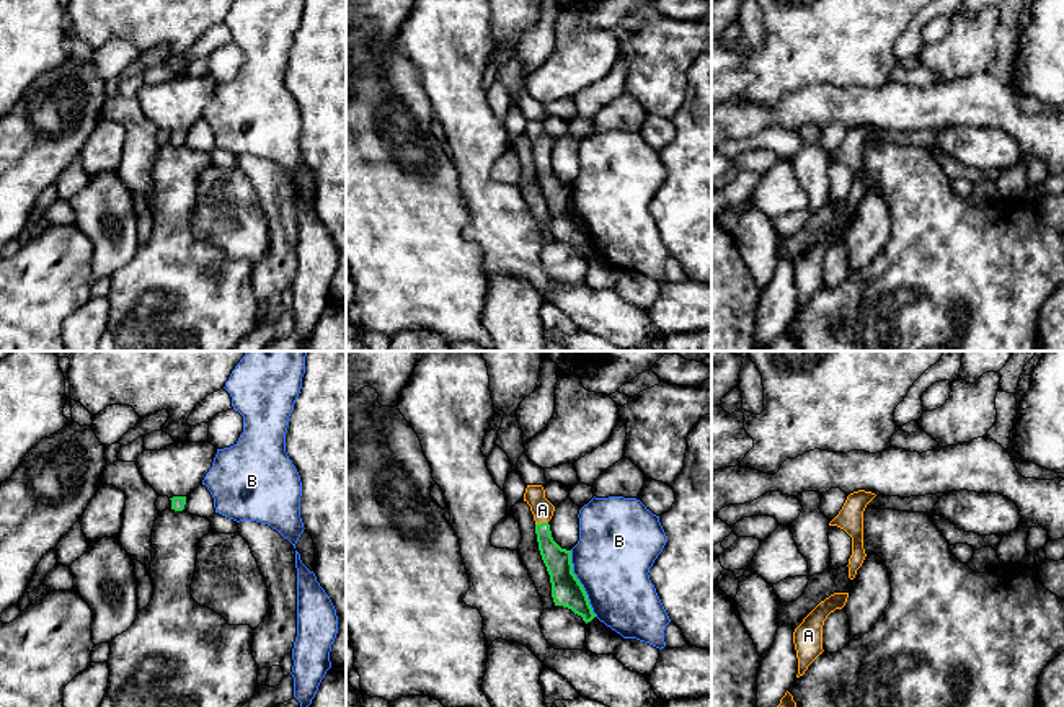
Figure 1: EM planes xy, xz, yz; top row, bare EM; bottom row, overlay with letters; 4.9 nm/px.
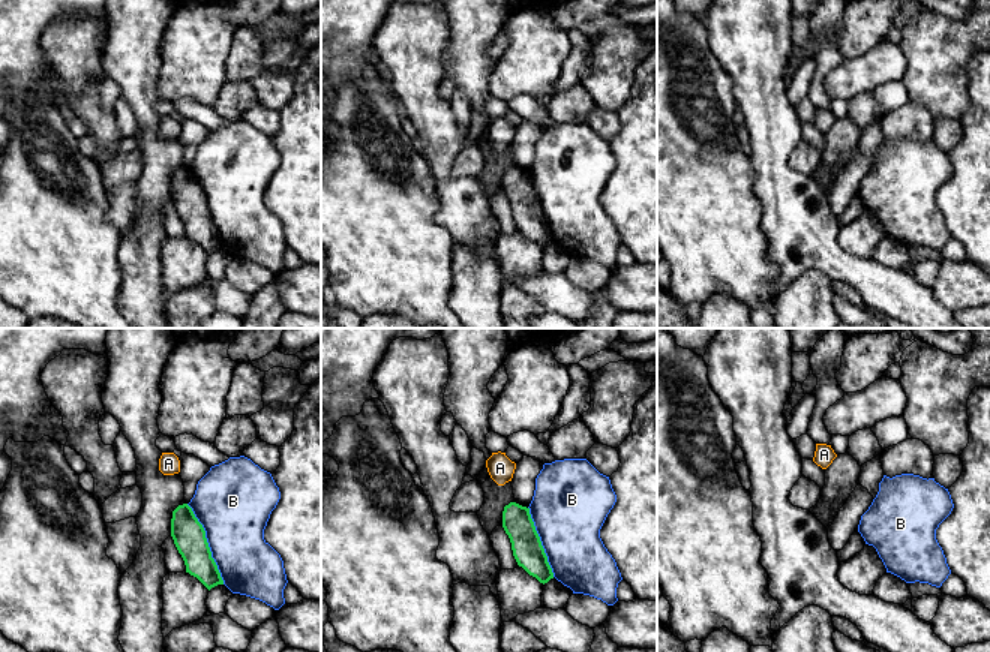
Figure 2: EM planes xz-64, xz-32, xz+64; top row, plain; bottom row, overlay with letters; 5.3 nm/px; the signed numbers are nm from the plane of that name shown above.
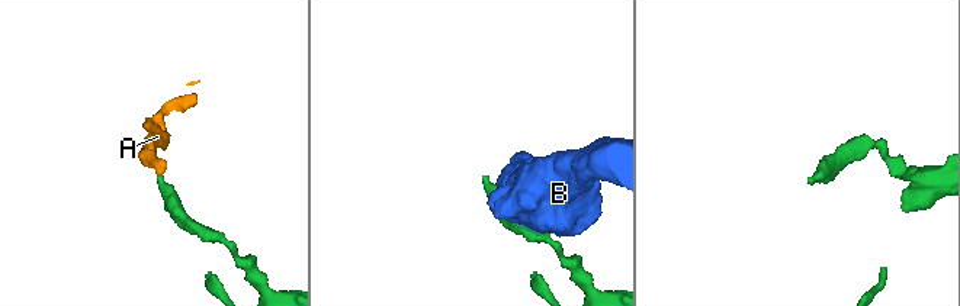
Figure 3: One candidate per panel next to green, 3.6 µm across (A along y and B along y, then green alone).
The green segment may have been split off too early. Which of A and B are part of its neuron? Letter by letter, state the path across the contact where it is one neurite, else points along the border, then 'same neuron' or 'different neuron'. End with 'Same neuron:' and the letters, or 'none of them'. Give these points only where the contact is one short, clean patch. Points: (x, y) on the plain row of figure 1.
A: runs through xz (557, 195), (545, 177), (542, 157), (542, 144); same neuron
B: different neuron
Same neuron: A

